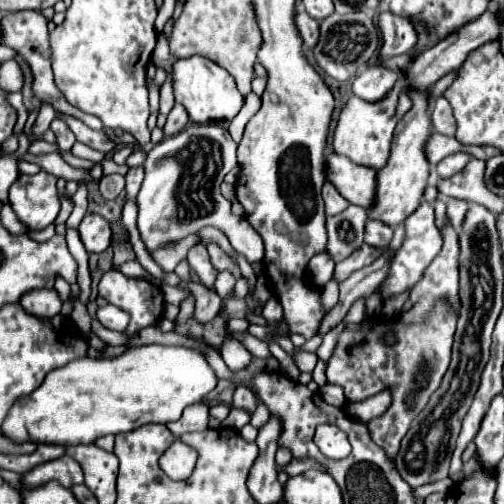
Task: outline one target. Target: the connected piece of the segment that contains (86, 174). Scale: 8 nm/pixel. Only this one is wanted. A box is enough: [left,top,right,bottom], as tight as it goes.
[20,152,92,183]

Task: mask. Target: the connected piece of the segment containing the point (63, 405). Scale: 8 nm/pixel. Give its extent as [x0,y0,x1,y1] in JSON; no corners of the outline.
[2,345,216,445]

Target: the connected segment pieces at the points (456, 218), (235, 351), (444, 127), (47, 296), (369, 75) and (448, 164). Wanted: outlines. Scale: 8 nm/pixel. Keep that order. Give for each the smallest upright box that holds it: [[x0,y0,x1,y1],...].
[[446,197,468,229],[220,335,252,371],[432,97,456,135],[20,289,62,319],[352,65,398,101],[436,151,472,177]]

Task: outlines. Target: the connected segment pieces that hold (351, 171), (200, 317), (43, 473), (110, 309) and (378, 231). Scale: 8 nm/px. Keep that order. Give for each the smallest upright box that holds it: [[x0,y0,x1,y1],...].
[[326,153,376,209],[190,283,222,323],[24,455,84,489],[96,303,128,331],[366,221,392,247]]

